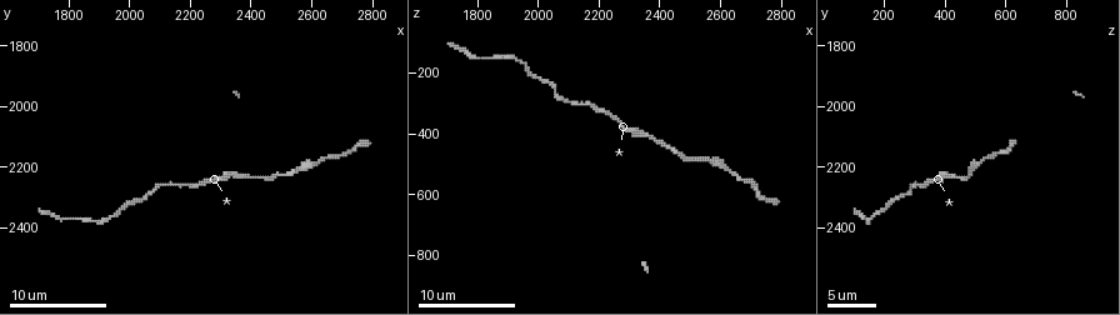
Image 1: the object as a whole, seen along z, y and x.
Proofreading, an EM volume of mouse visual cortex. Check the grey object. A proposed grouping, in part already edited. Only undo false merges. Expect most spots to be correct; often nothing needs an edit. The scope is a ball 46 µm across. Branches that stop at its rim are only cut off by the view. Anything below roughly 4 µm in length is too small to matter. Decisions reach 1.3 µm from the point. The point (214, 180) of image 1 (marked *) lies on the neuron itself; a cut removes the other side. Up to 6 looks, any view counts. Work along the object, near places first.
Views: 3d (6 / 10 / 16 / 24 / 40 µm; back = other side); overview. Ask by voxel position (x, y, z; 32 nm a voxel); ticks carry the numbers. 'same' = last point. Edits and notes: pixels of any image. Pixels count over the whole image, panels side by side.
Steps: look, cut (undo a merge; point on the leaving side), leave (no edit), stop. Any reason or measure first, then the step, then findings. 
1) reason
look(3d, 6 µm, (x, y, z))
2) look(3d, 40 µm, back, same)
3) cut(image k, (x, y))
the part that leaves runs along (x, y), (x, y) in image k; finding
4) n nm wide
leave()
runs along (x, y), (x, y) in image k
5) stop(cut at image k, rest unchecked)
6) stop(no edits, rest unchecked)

calibre changes
look(3d, 10 µm, (2360, 2230, 400))

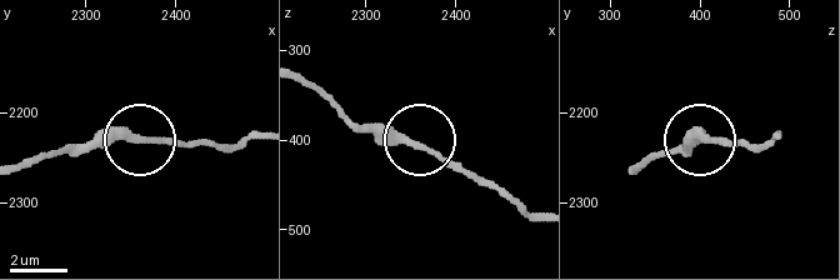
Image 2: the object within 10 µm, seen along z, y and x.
look(3d, 10 µm, back, (2350, 2230, 405))

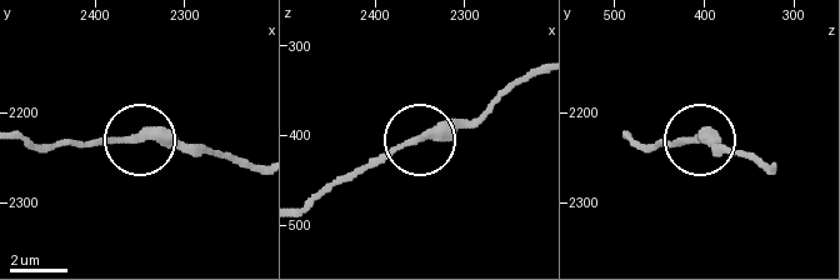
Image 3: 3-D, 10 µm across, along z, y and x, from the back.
320 nm wide
leave()
runs along (200, 148), (153, 139), (75, 143) in image 3; one neuron here

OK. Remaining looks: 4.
look(3d, 10 µm, (2500, 2230, 490))

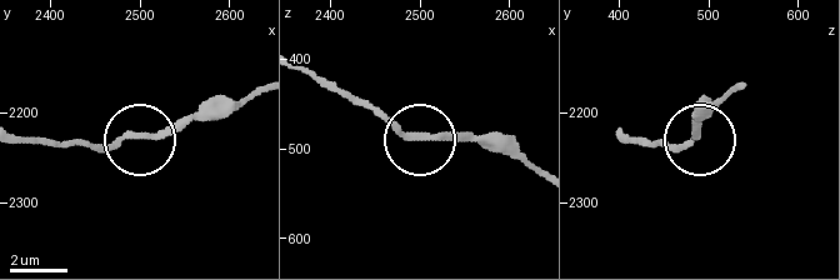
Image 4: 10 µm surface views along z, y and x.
look(3d, 6 µm, (2490, 2225, 485))

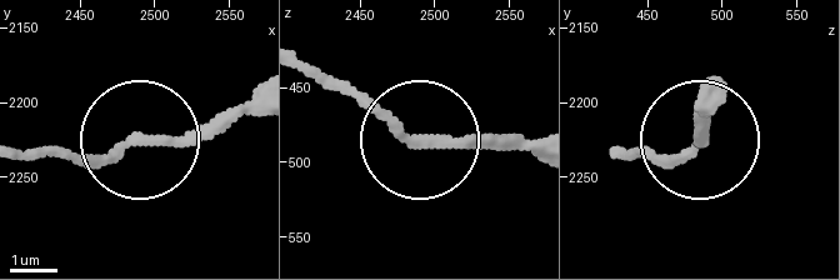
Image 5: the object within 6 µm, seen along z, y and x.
leave()
runs along (613, 153), (691, 149), (704, 118) in image 5; continuous, no second neuron

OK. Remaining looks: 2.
calibre changes
look(3d, 10 µm, (2050, 2300, 250))

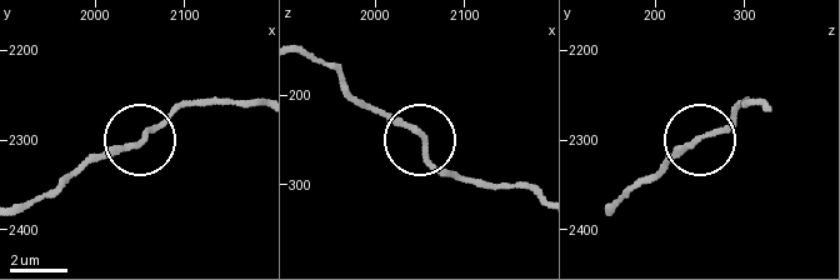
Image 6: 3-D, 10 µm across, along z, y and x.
180 nm wide
leave()
runs along (533, 195), (454, 179), (418, 133), (355, 98) in image 6; continuous, no second neuron

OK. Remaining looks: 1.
stop(no edits, rest unchecked)

